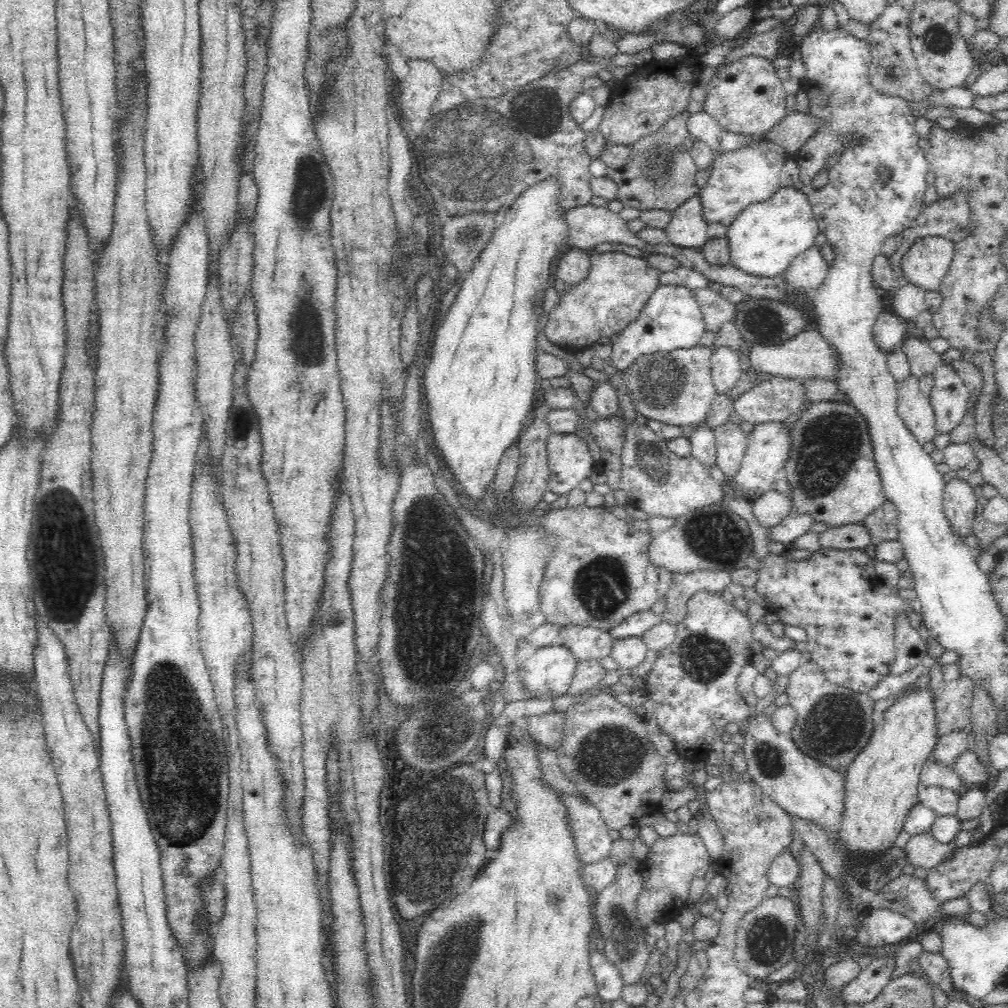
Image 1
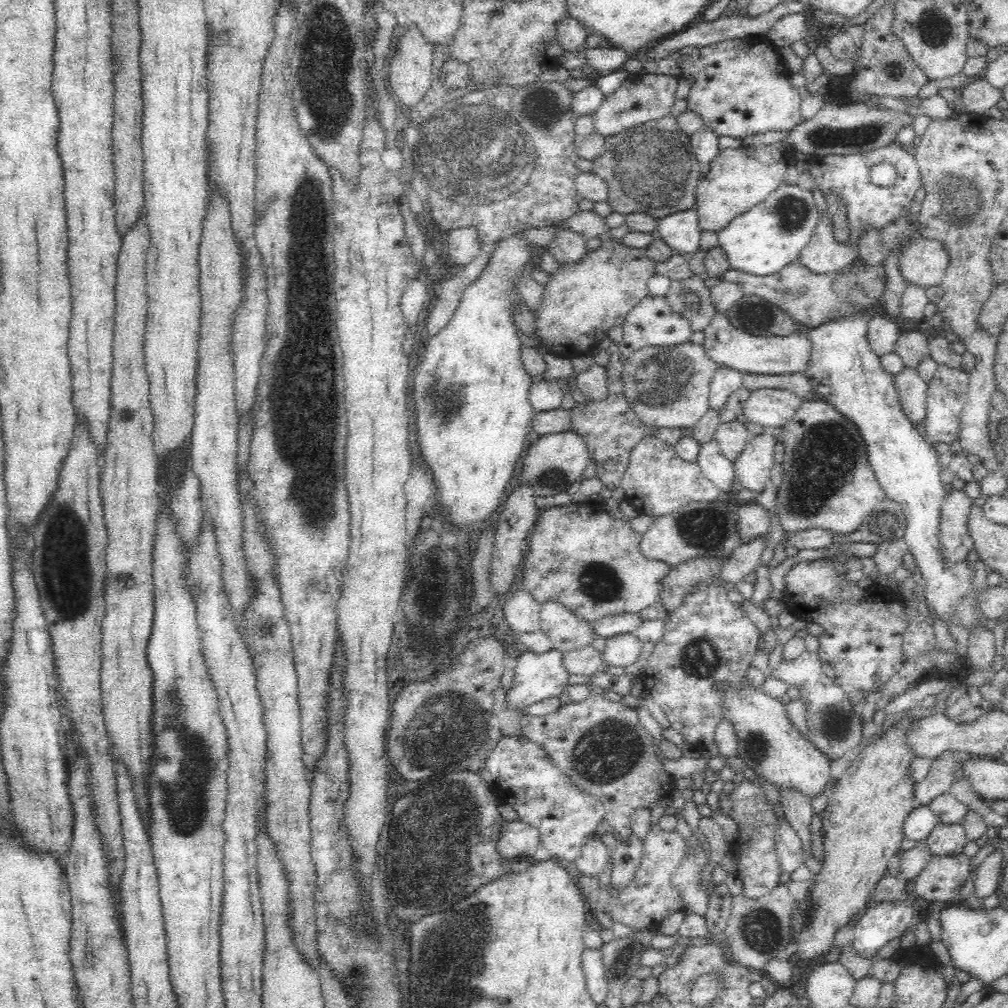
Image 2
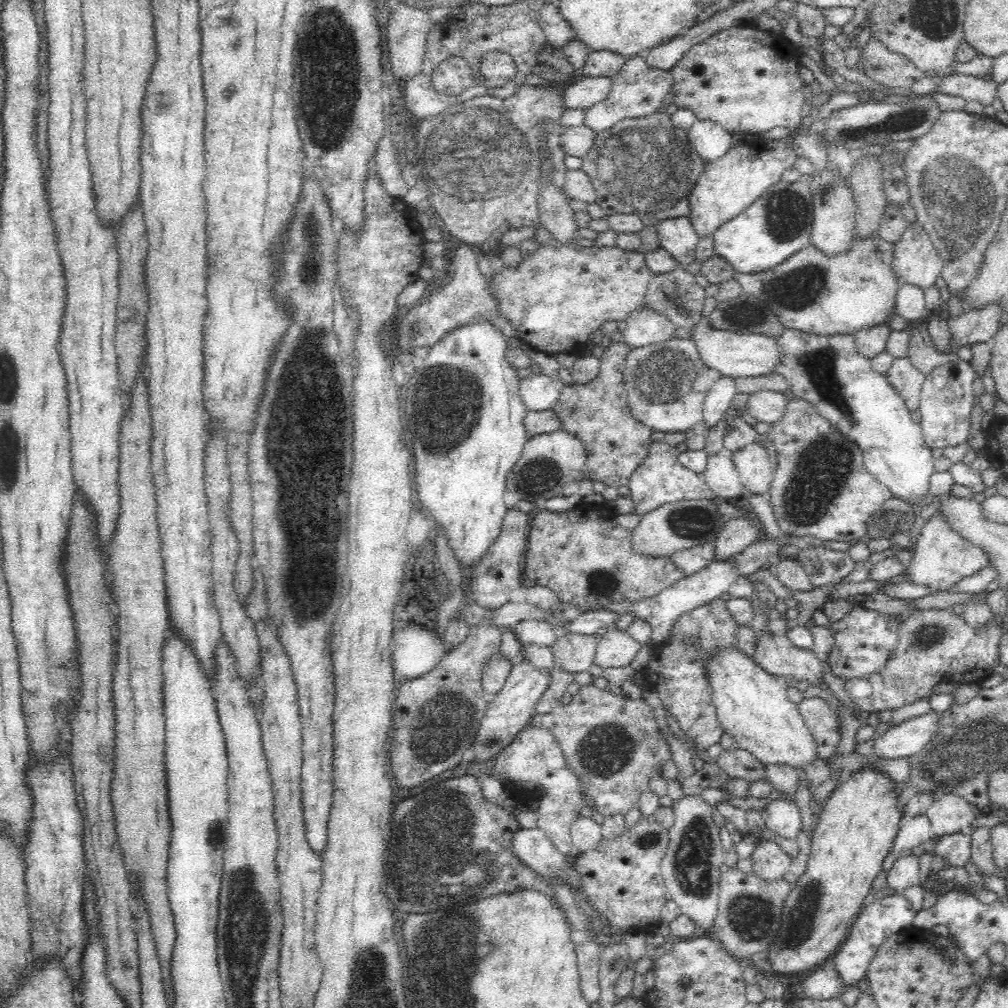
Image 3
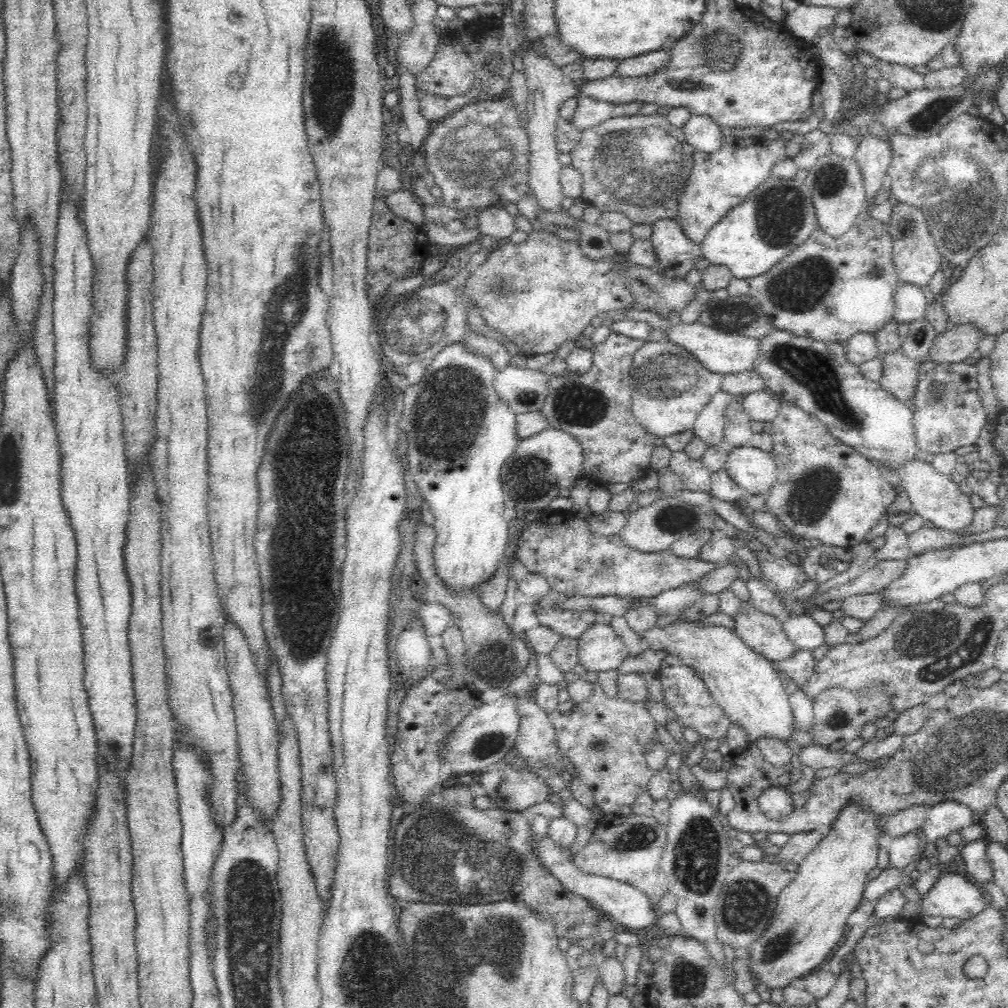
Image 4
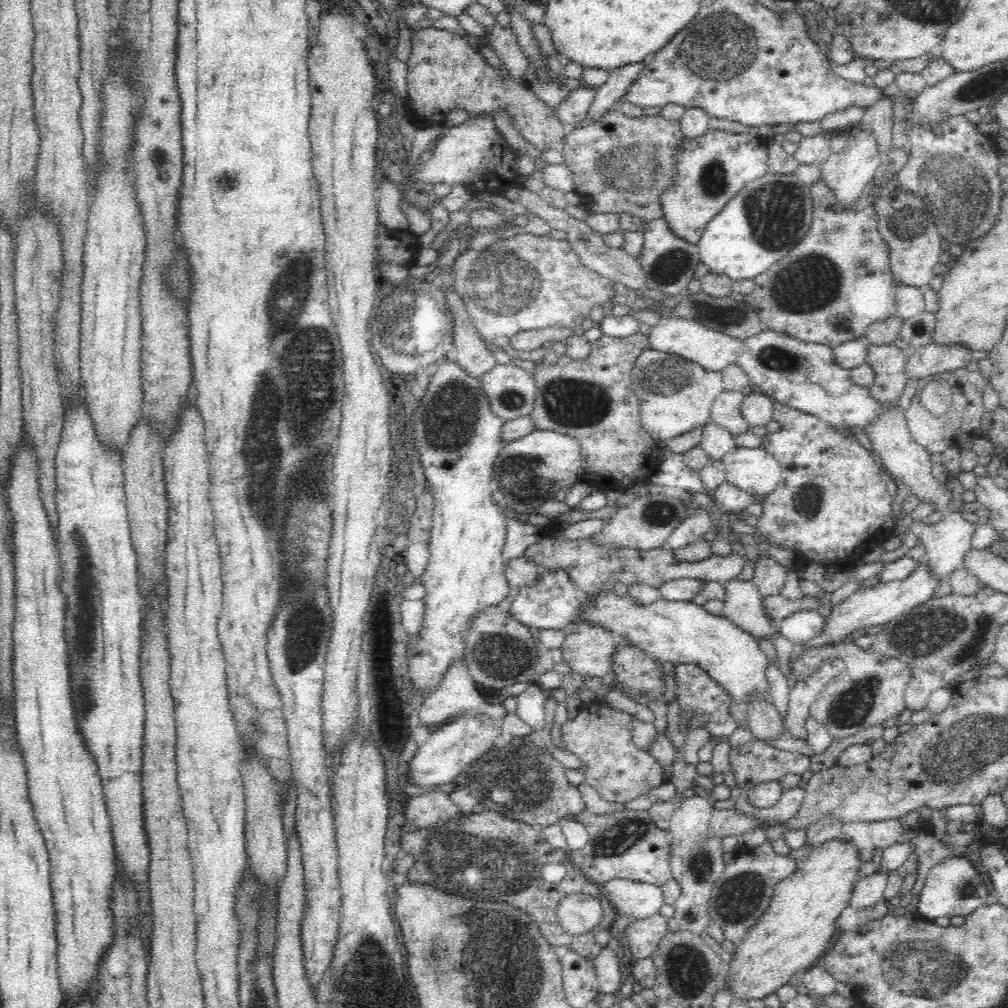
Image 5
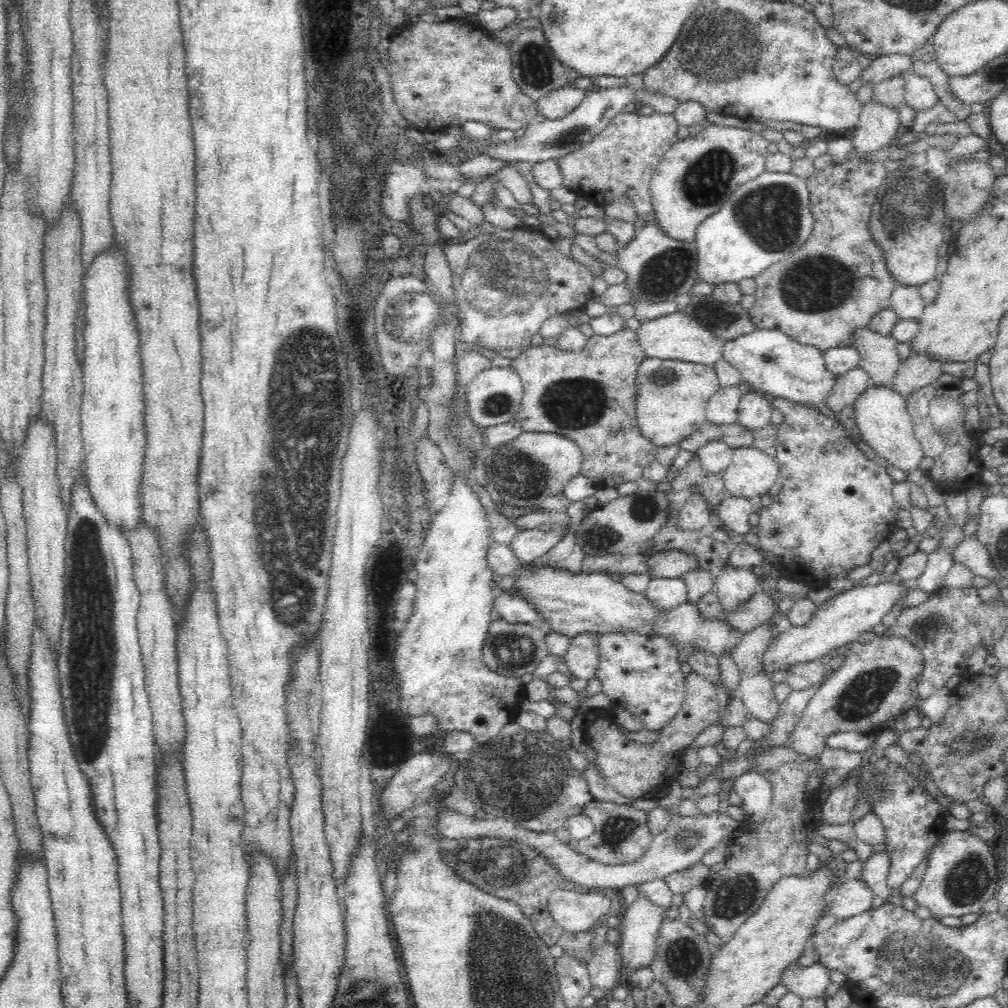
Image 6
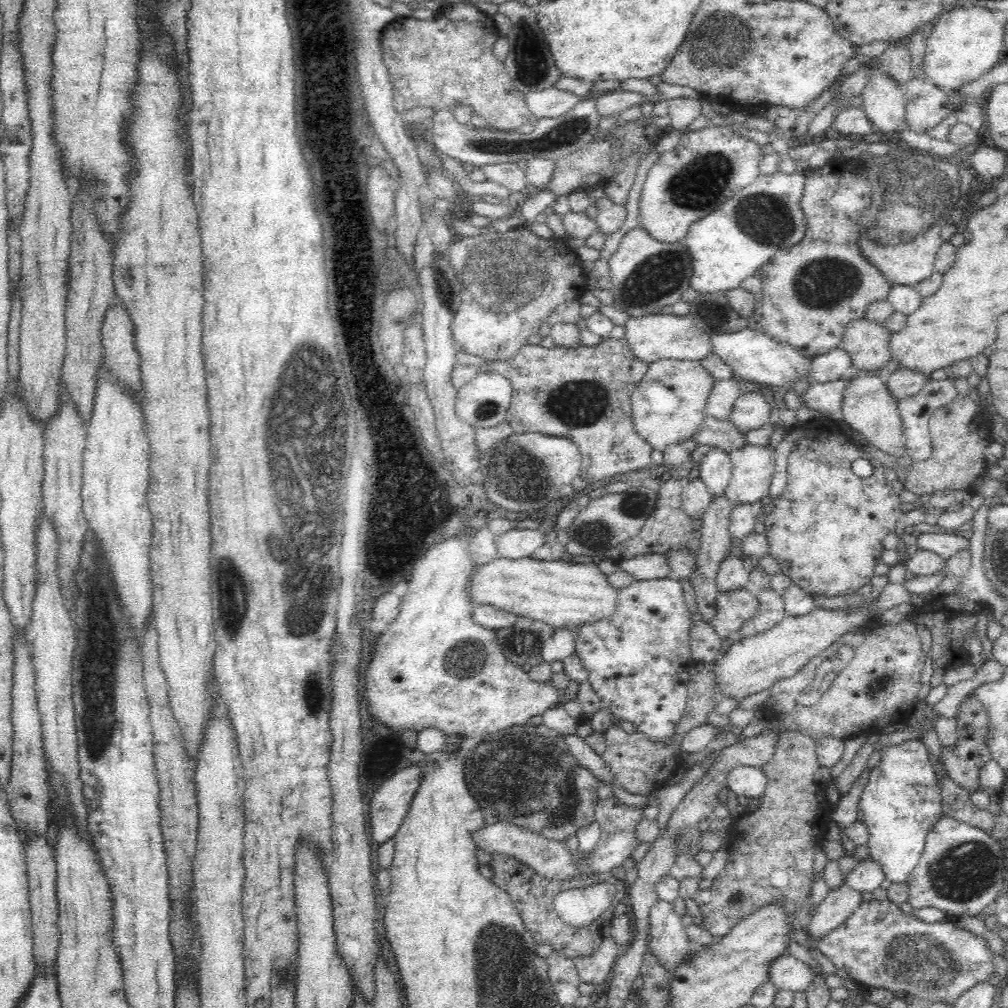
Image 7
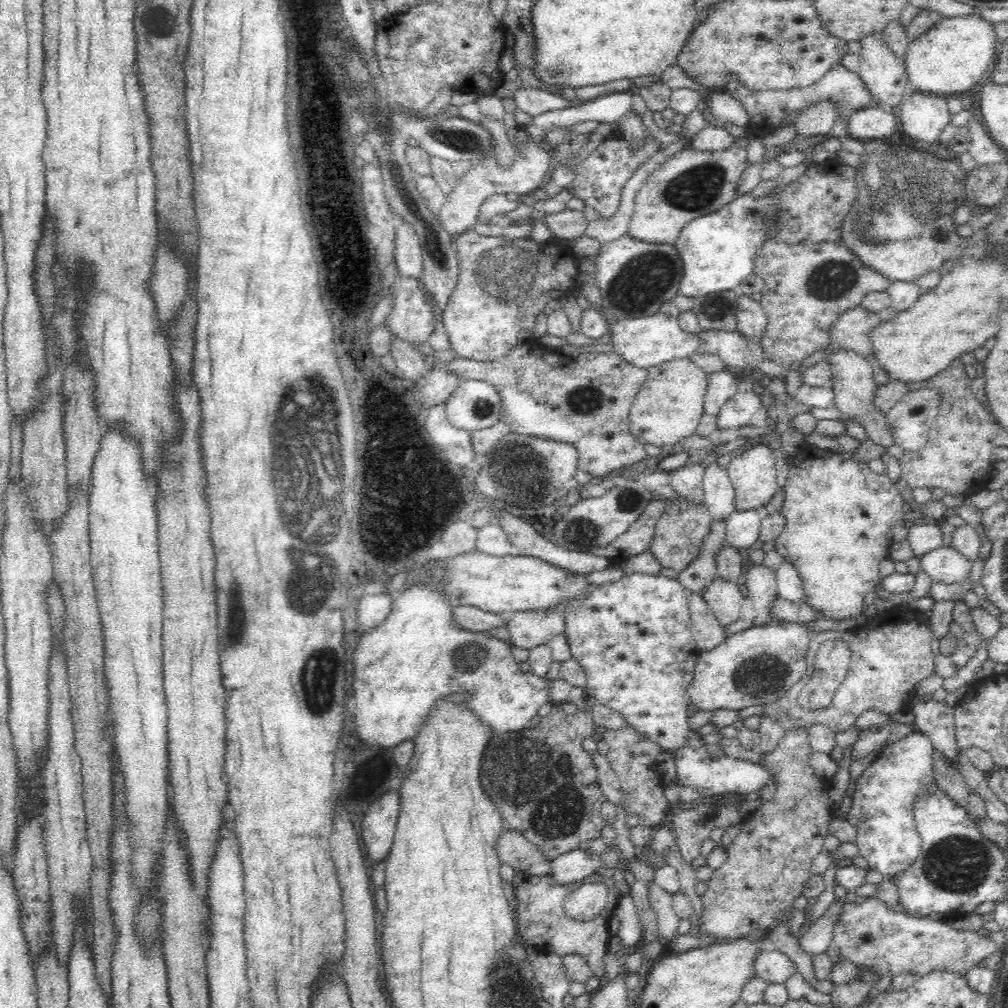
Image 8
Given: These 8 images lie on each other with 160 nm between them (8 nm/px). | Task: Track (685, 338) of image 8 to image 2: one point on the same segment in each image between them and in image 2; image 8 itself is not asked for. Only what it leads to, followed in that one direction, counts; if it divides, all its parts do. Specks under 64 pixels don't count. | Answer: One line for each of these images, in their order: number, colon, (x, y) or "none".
2: (725, 344)
3: (734, 354)
4: (725, 353)
5: (714, 350)
6: (678, 336)
7: (652, 337)

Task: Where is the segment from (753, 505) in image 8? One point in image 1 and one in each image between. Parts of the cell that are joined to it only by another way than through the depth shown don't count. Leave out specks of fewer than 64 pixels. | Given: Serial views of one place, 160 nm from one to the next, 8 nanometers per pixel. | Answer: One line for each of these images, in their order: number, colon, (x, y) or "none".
1: (769, 443)
2: (753, 467)
3: (752, 462)
4: (754, 470)
5: (755, 471)
6: (751, 473)
7: (753, 467)

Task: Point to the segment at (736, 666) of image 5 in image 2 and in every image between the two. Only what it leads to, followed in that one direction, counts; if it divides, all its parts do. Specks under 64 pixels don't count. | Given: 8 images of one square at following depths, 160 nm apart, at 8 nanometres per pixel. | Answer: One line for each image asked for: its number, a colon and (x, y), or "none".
2: (768, 743)
3: (752, 705)
4: (746, 686)

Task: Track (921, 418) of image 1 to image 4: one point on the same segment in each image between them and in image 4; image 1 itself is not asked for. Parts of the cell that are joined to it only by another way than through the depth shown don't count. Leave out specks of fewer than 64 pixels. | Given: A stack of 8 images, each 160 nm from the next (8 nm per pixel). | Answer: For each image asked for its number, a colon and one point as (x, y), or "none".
2: (912, 390)
3: (907, 380)
4: (900, 375)

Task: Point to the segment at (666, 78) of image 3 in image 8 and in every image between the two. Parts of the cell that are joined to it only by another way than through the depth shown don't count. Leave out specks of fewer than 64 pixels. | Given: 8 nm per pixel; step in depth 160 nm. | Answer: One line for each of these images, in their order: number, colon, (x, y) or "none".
4: (589, 113)
5: (573, 111)
6: (557, 104)
7: (550, 103)
8: (533, 102)

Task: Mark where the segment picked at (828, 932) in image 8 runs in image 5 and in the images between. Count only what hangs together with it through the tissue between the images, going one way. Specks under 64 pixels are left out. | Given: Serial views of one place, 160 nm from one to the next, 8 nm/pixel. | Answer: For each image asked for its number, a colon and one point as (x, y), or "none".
5: (867, 891)
6: (851, 897)
7: (839, 903)

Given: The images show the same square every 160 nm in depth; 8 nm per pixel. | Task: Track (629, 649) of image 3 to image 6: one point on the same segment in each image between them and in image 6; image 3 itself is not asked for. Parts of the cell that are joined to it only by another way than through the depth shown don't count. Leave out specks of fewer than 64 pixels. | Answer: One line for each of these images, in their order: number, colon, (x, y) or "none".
4: (600, 649)
5: (588, 649)
6: (582, 657)

